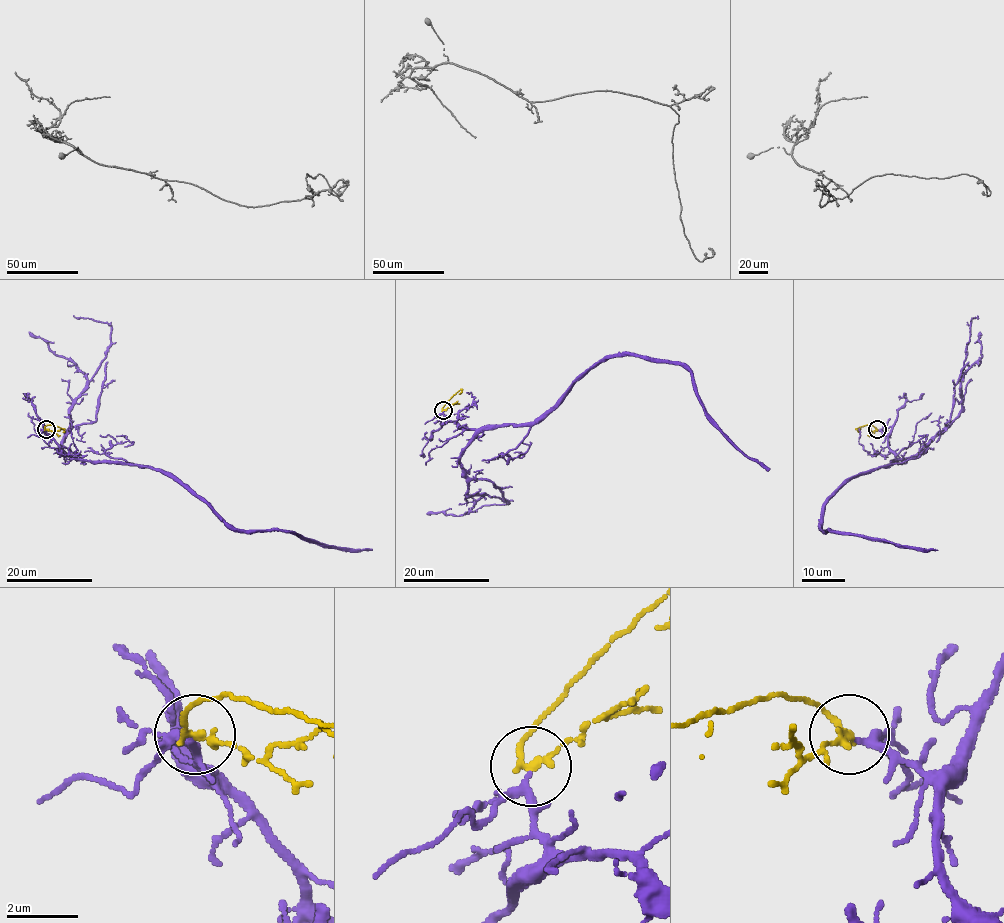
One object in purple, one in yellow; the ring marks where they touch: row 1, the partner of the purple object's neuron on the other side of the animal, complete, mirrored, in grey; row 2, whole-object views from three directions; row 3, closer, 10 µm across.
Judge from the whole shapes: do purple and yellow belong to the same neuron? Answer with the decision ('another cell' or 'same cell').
same cell

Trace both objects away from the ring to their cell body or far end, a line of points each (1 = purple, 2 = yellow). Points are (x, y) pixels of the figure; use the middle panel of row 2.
1: (444, 411), (447, 421), (470, 428), (535, 423), (603, 359), (679, 362), (708, 418), (770, 469)
2: (444, 410), (443, 407), (460, 390), (459, 394)

